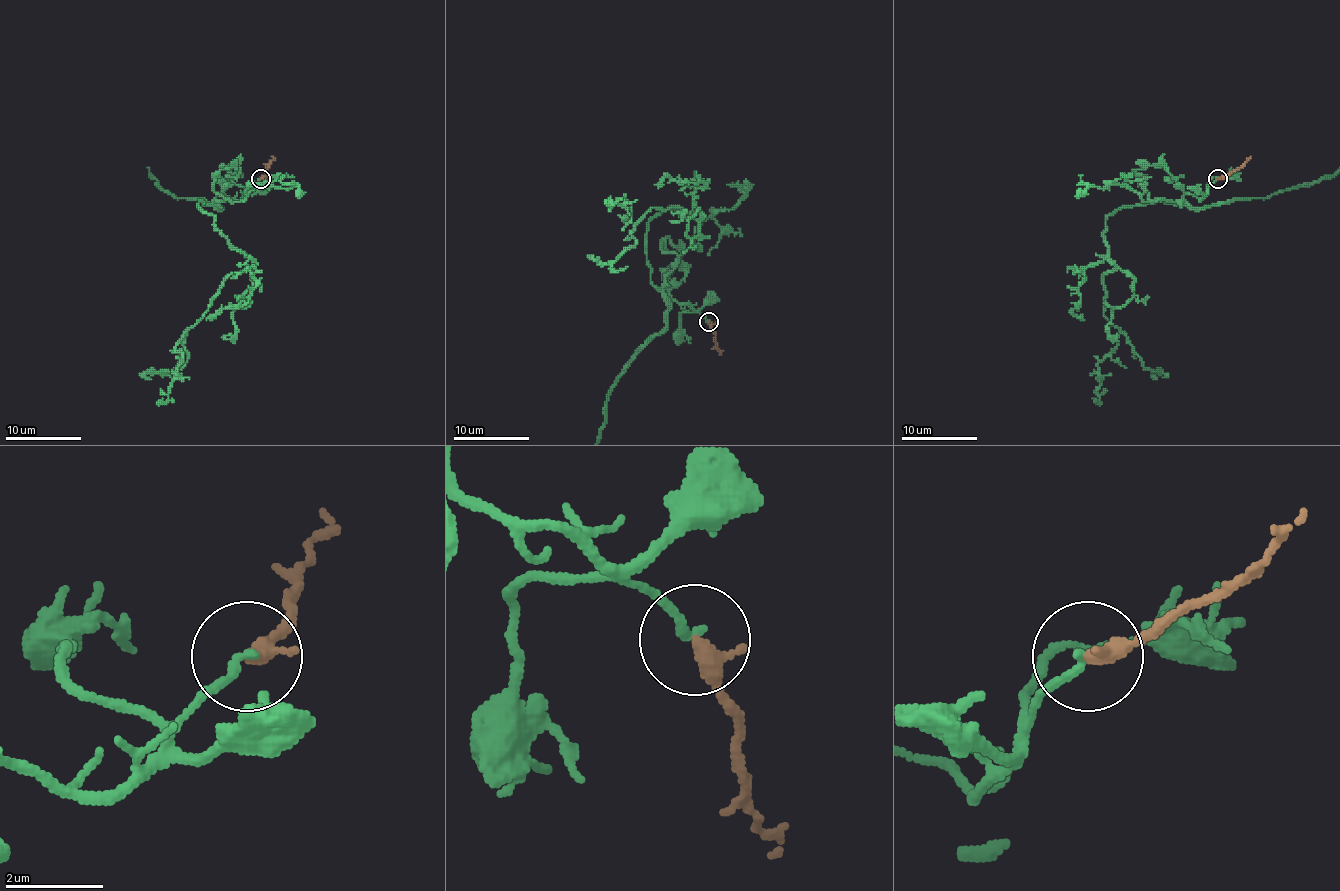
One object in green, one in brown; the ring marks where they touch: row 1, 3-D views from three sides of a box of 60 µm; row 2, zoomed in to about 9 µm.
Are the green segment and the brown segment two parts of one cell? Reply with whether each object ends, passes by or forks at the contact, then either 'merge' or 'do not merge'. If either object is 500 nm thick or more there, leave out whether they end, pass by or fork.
green ends | brown ends | do not merge

